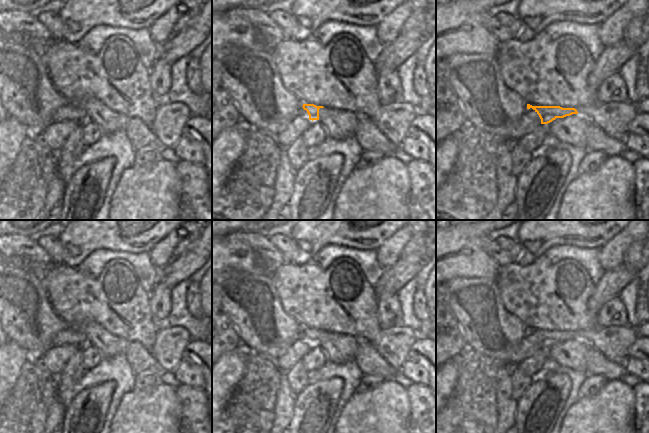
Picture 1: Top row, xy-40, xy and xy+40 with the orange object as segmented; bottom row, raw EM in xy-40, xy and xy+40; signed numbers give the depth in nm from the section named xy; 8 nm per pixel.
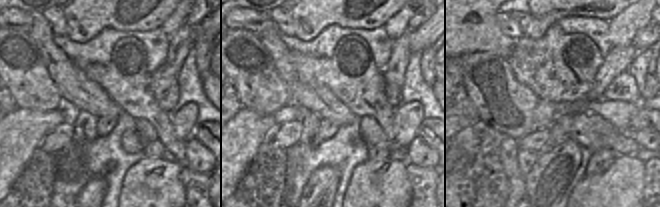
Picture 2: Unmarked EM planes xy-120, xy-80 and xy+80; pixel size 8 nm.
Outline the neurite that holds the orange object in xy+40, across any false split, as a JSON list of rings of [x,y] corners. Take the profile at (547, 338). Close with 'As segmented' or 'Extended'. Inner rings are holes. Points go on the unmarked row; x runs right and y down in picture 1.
[[[629,325],[610,326],[608,328],[596,326],[590,330],[578,330],[576,332],[527,328],[527,333],[530,332],[539,339],[541,348],[548,348],[556,342],[564,342],[572,338],[584,338],[605,358],[618,364],[625,364],[629,357],[629,349],[639,336],[637,331]]]. Extended.

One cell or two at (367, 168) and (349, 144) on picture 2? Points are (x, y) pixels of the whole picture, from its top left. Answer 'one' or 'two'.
two

